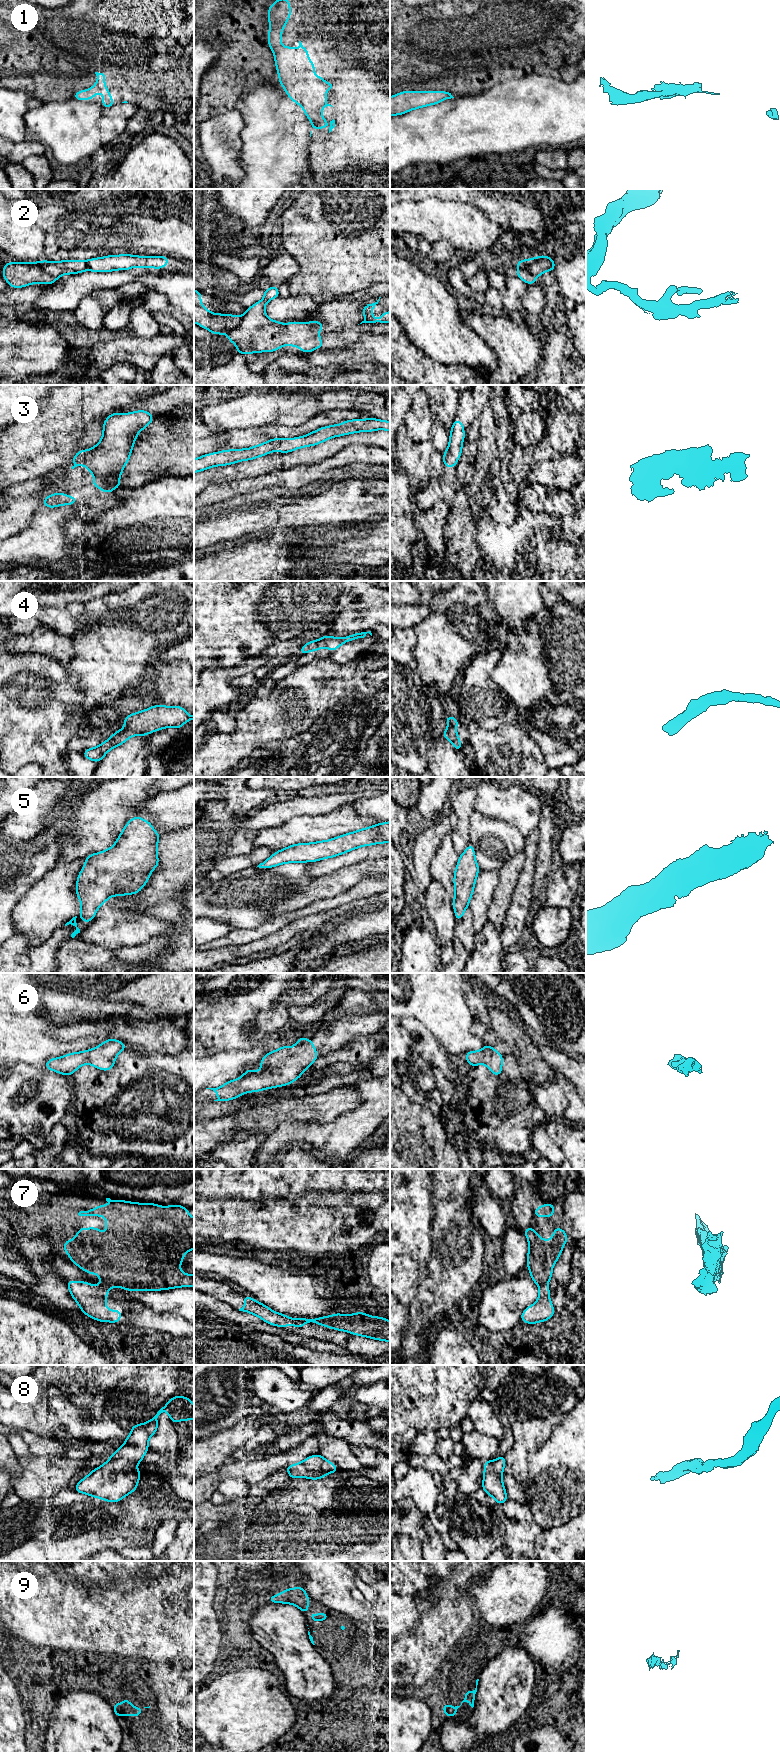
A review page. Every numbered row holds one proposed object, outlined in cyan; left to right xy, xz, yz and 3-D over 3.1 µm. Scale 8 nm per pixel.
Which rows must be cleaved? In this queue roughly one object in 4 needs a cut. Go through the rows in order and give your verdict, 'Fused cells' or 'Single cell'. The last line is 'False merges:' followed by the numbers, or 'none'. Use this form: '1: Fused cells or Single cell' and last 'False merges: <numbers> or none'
1: Single cell
2: Fused cells
3: Single cell
4: Single cell
5: Single cell
6: Single cell
7: Fused cells
8: Single cell
9: Single cell
False merges: 2, 7

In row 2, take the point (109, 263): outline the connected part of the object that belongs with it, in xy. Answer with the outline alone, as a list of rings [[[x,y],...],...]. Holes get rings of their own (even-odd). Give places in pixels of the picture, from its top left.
[[[120,254],[86,260],[62,260],[59,262],[42,261],[42,269],[53,278],[58,279],[64,274],[77,274],[90,270],[93,272],[111,272],[114,270],[129,270],[132,267],[164,268],[170,260],[167,256],[134,256]]]

